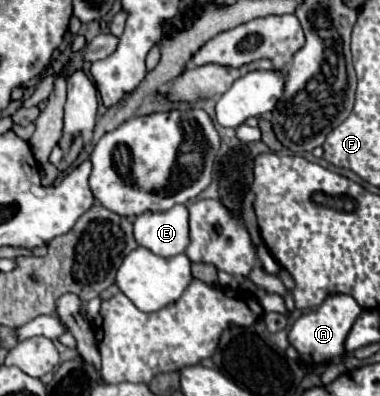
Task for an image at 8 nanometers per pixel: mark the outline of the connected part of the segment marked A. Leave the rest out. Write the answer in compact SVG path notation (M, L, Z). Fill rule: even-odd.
M330 293L316 311L306 313L296 319L296 323L292 325L292 329L288 333L288 341L298 349L300 359L306 365L308 363L326 363L328 359L332 361L334 357L344 355L344 339L360 313L362 313L362 309L354 301L354 297L344 295L344 293Z

